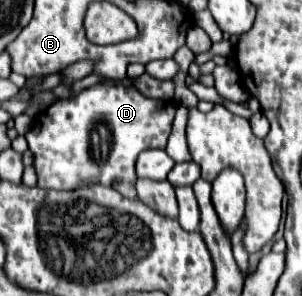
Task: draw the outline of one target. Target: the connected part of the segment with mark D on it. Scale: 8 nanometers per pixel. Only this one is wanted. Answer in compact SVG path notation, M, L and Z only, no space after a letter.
M94 85L82 89L70 101L56 101L25 134L28 147L34 155L34 167L38 173L38 185L46 189L80 189L84 185L104 185L112 187L124 197L136 197L136 171L134 163L138 153L146 149L164 149L168 135L172 131L172 121L176 113L176 103L166 99L150 99L142 95L136 87L126 85Z

